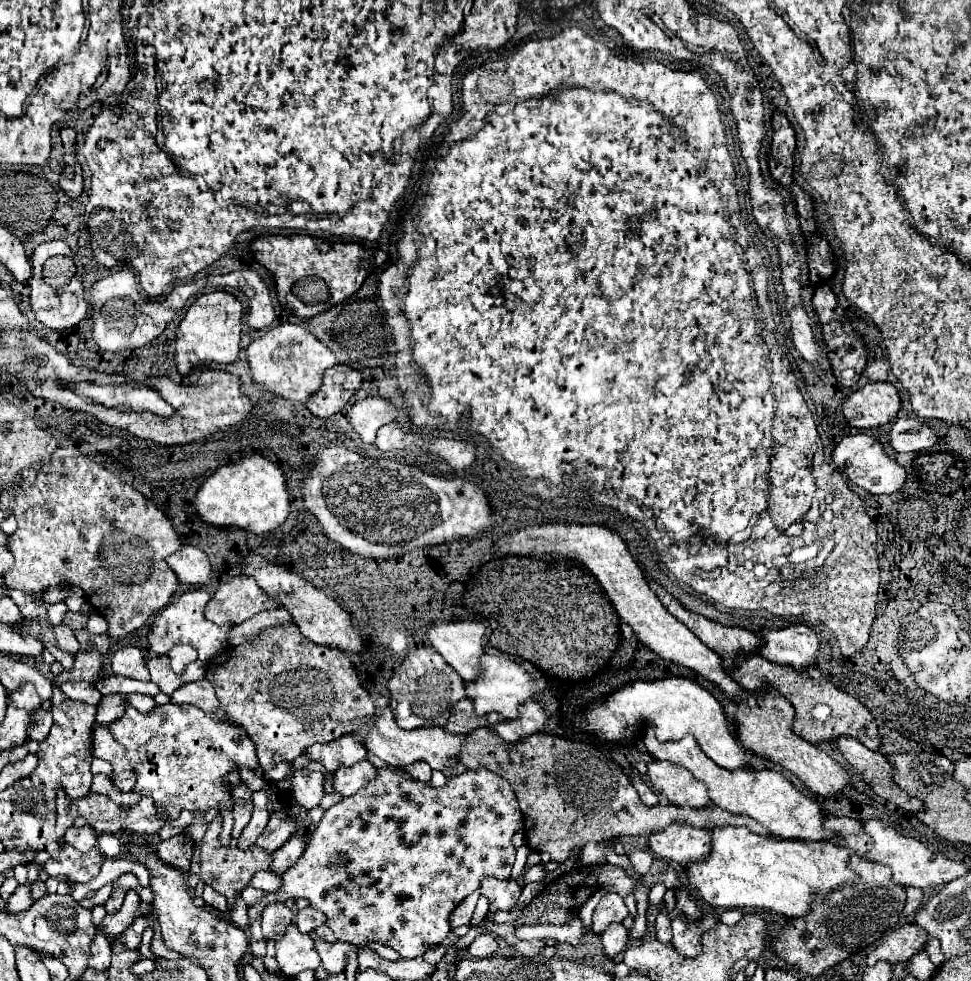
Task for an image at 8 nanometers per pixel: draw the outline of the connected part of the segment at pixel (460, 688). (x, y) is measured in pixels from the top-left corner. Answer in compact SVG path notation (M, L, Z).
M431 645L417 647L403 659L403 663L389 679L389 691L391 709L395 713L397 725L403 729L445 727L453 705L465 699L463 679L455 673L455 669L451 669L451 665L447 665L447 661Z

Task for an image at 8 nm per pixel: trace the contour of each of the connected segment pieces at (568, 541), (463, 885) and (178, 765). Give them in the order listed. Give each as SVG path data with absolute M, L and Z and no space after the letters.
M533 525L519 531L511 531L503 537L499 537L493 545L493 549L499 555L561 555L569 559L579 559L601 583L605 593L609 595L613 607L617 609L619 617L633 627L635 635L643 645L647 645L651 651L655 651L659 657L685 665L693 669L695 673L703 675L711 683L715 683L727 699L735 703L755 705L757 693L745 691L741 685L737 685L721 667L717 653L707 649L681 621L677 621L657 599L657 595L649 589L647 581L643 579L643 573L635 559L631 557L625 541L611 529L601 525Z
M381 767L379 773L377 773L377 779L369 781L367 787L359 789L353 797L345 797L341 803L337 803L337 805L329 807L329 811L325 811L325 817L313 829L311 837L309 837L309 843L307 843L307 849L301 855L301 859L283 873L281 891L265 893L265 897L257 903L257 909L251 911L251 915L253 917L261 917L263 907L267 903L271 903L271 901L287 901L289 897L293 897L293 899L303 897L303 899L307 899L311 903L313 909L319 909L319 911L323 911L327 915L327 925L333 929L333 933L335 933L335 937L339 941L347 941L347 943L353 943L357 947L365 947L365 945L371 945L371 943L385 943L385 945L393 947L403 959L421 957L429 947L439 945L439 943L443 943L447 939L447 935L451 933L449 917L451 917L453 909L469 893L479 889L479 881L483 877L495 877L495 879L509 879L511 877L511 867L513 867L513 861L515 861L515 847L511 843L511 837L515 835L519 825L521 825L521 811L519 811L519 805L515 801L515 793L513 793L511 785L503 777L491 773L491 771L483 769L483 767L469 769L469 771L461 773L461 775L451 777L447 781L447 785L441 787L441 789L433 789L427 783L409 781L409 779L393 773L391 769Z
M127 703L123 717L109 723L107 729L115 737L115 741L125 747L125 757L133 765L133 771L137 775L133 791L139 797L151 797L155 801L155 807L159 809L159 817L163 817L165 821L175 821L183 809L201 813L207 813L207 809L211 807L231 809L231 785L227 785L225 775L235 771L237 767L247 767L251 771L259 767L255 757L255 743L247 737L245 729L227 721L217 721L215 717L211 717L211 713L203 713L195 705L167 703L151 709L149 713L139 713Z

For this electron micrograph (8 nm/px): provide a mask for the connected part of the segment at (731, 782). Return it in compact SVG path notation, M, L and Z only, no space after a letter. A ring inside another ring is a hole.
M647 727L643 731L642 742L645 743L647 751L655 759L683 765L699 781L703 781L709 787L709 797L717 807L721 807L729 813L749 815L777 837L785 837L785 839L799 837L799 839L811 839L811 841L821 841L825 837L833 839L833 833L827 833L821 827L821 821L823 821L821 807L813 799L799 793L795 789L795 785L791 785L791 781L787 781L781 773L769 771L769 769L763 769L763 771L753 771L753 769L727 771L727 769L721 769L703 751L699 751L699 745L697 745L695 737L691 737L691 735L683 737L681 741L661 743L657 739L653 727Z

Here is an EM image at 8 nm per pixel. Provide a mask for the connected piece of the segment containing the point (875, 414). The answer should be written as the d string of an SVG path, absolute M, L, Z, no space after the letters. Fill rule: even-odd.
M867 383L851 393L843 403L843 413L851 427L879 427L897 417L901 393L891 383Z

